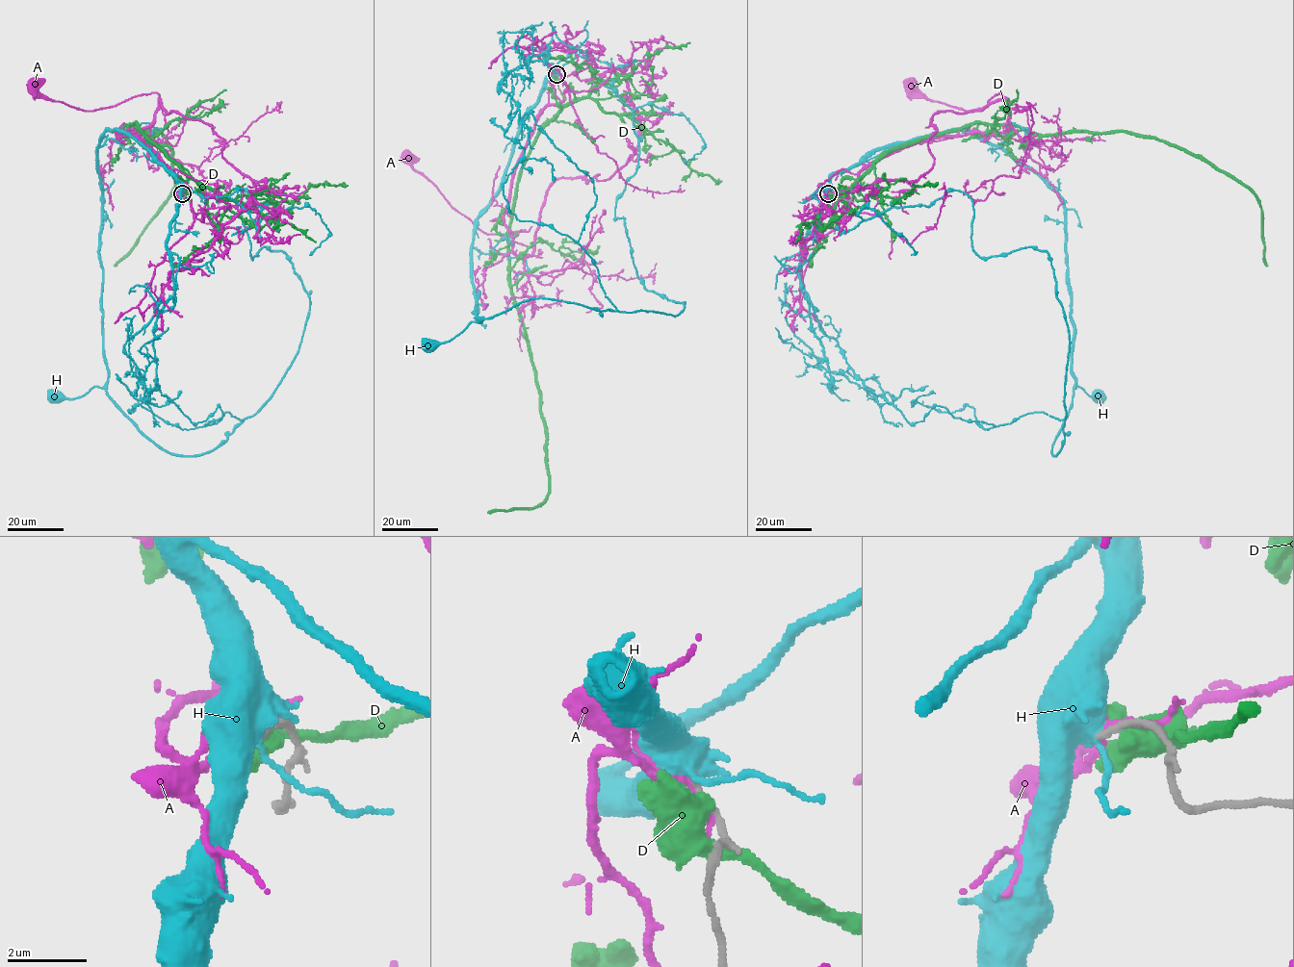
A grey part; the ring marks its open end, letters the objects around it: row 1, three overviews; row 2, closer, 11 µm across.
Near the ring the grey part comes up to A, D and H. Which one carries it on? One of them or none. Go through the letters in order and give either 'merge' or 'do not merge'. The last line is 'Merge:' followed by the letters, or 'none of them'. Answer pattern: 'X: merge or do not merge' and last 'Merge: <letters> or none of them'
A: do not merge
D: do not merge
H: do not merge
Merge: none of them

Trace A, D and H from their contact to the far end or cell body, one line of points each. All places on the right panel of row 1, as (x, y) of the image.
A: (830, 192), (918, 142), (1009, 129), (1000, 92), (964, 111), (910, 85)
D: (830, 193), (889, 152), (980, 122), (1133, 132), (1240, 181), (1261, 208), (1266, 265)
H: (828, 193), (837, 173), (895, 144), (961, 130), (1001, 146), (1063, 205), (1072, 368), (1075, 387), (1098, 396)

